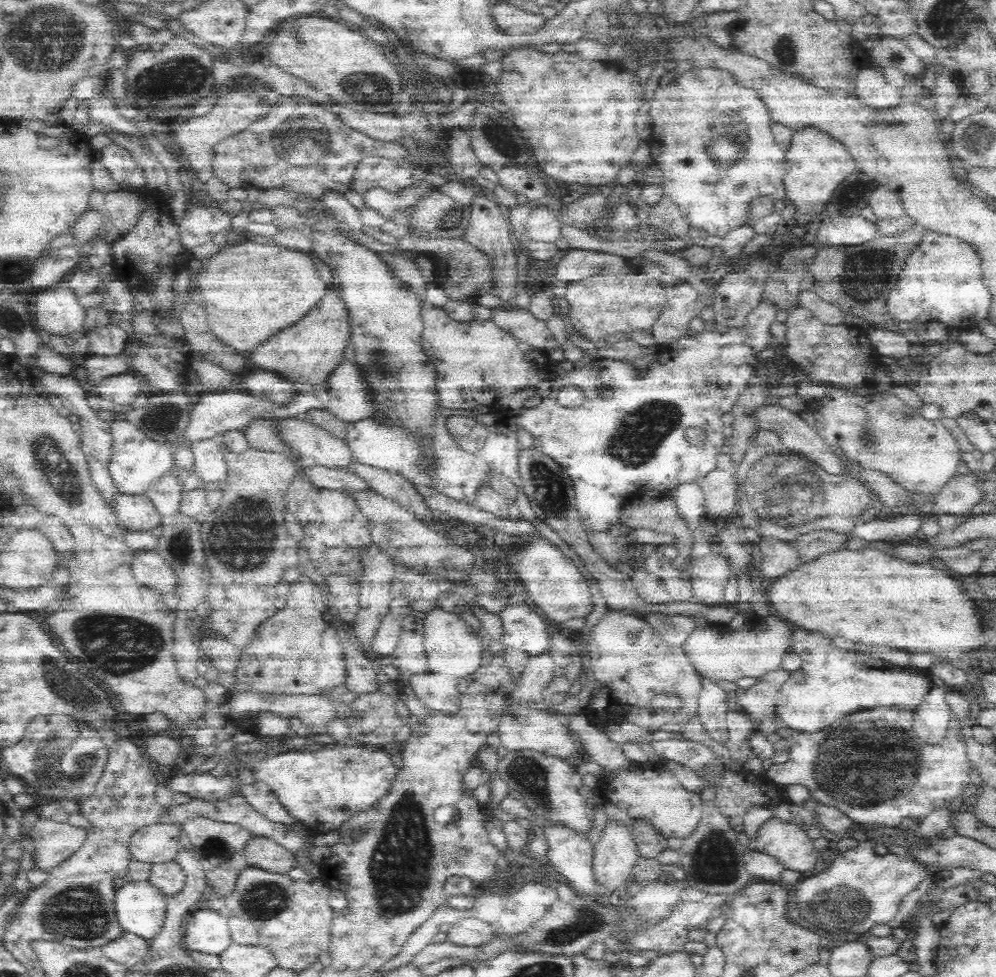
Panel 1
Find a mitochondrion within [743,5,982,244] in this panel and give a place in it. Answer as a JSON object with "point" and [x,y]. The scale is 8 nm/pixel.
{"point":[785,52]}

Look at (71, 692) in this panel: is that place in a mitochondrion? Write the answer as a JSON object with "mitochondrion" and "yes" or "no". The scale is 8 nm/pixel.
{"mitochondrion":"yes"}

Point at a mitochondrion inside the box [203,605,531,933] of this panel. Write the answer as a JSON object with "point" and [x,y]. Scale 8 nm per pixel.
{"point":[400,865]}

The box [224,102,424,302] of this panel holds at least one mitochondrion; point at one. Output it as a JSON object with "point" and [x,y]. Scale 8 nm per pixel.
{"point":[304,142]}

